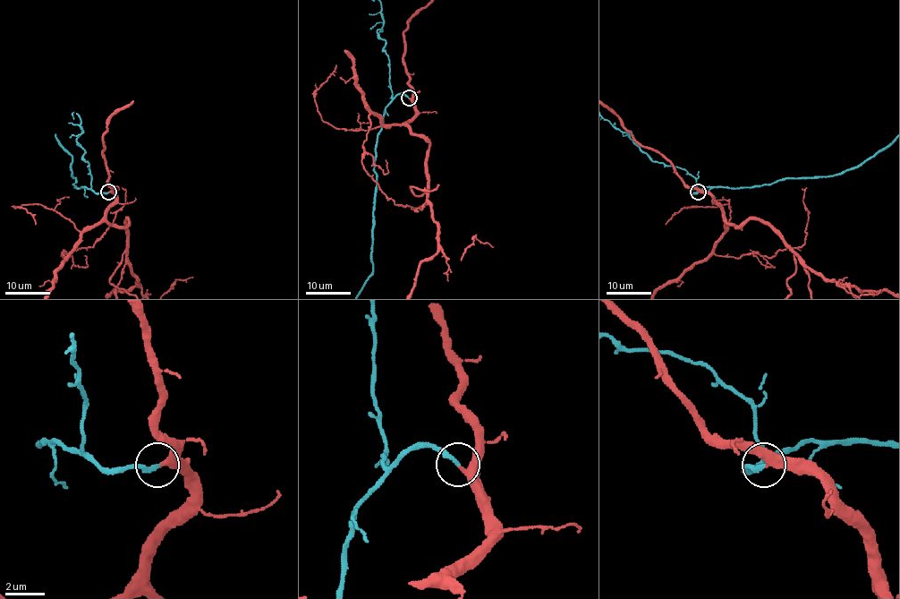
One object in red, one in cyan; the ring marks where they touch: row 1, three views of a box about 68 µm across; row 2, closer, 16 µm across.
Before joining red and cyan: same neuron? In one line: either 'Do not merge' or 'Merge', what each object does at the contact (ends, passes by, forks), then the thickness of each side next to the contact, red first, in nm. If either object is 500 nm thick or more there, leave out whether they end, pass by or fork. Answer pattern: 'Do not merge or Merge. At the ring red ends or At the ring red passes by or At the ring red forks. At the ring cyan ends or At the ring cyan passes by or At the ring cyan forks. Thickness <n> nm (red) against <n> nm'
Merge. At the ring red ends. At the ring cyan ends. Thickness 340 nm (red) against 240 nm

